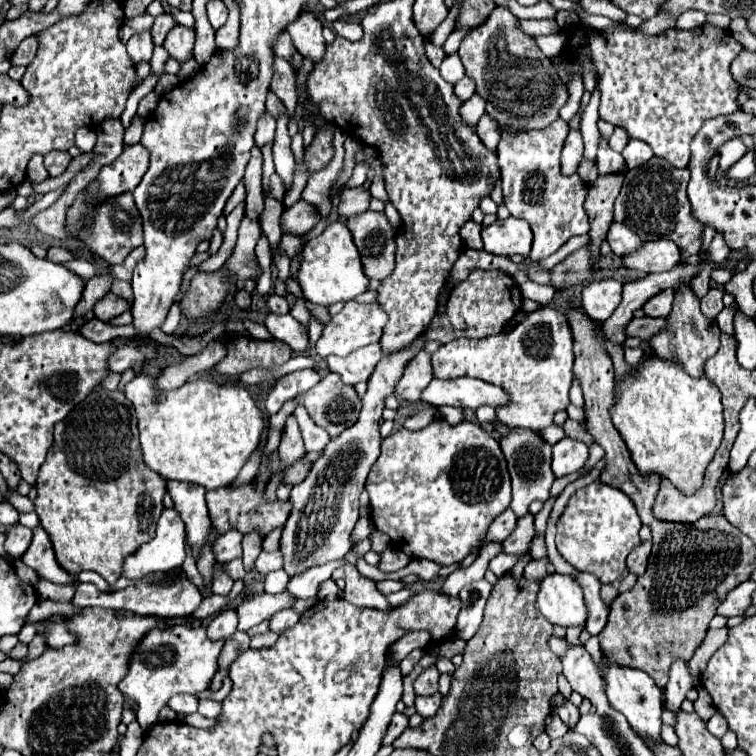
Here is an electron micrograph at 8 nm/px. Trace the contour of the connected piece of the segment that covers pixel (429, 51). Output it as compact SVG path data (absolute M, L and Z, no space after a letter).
M424 41L424 53L426 53L428 61L430 61L434 67L440 67L440 63L442 63L442 59L444 59L444 55L446 55L442 47L436 47L436 45L430 43L430 41Z

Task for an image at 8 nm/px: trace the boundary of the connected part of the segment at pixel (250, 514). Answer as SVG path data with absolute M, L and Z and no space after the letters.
M246 483L240 487L222 487L206 493L206 503L212 519L212 527L218 531L218 535L224 535L230 529L238 529L242 535L258 531L260 537L266 537L272 529L284 527L286 519L290 517L290 499L288 501L270 501L264 493L254 489L254 483Z

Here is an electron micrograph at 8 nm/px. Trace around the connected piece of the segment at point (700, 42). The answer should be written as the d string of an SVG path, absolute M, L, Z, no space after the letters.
M710 23L696 29L674 27L664 35L646 35L630 25L602 31L572 29L564 31L568 39L566 51L550 57L562 83L568 87L574 75L584 73L578 55L586 55L598 79L599 117L626 129L628 137L646 141L654 155L666 159L674 167L682 169L688 165L690 141L706 119L730 115L740 109L736 103L738 84L730 73L730 63L744 47L720 27Z

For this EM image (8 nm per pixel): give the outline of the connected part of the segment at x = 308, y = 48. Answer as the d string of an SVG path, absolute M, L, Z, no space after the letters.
M302 13L296 23L290 23L286 27L286 31L290 33L294 47L302 57L312 59L312 63L318 63L324 57L326 43L322 37L322 23L314 13Z

